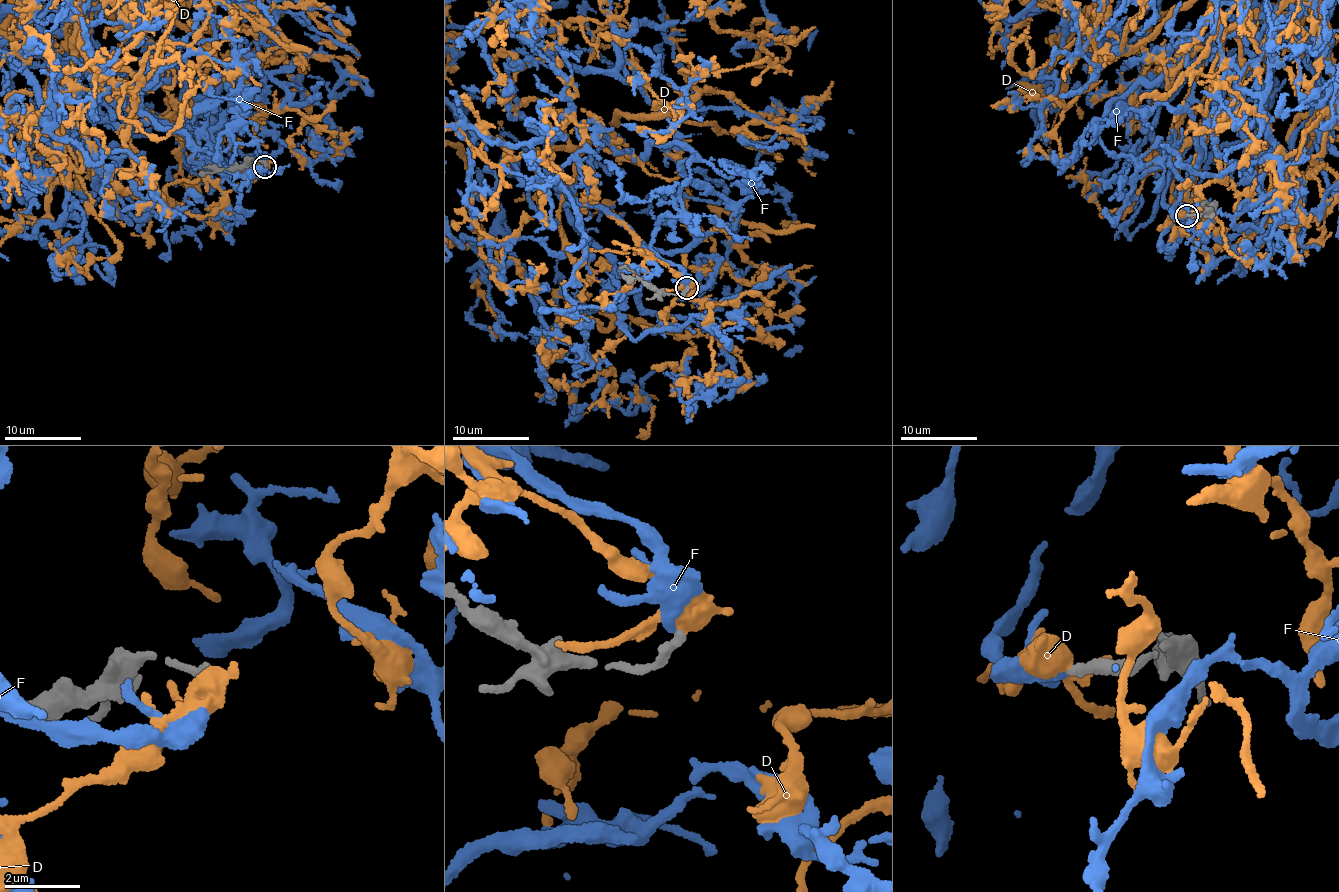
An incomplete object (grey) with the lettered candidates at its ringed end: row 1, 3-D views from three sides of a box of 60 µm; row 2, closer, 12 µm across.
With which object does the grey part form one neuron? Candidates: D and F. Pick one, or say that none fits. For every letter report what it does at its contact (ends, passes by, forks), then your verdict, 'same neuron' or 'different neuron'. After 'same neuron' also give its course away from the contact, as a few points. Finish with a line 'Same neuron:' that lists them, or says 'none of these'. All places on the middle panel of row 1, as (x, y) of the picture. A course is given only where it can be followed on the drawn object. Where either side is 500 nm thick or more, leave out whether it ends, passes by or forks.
D: it forks | different neuron
F: it ends | same neuron
Same neuron: F

